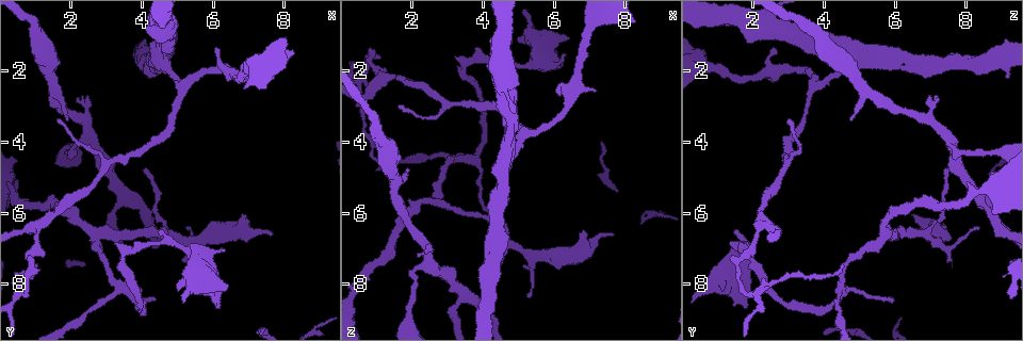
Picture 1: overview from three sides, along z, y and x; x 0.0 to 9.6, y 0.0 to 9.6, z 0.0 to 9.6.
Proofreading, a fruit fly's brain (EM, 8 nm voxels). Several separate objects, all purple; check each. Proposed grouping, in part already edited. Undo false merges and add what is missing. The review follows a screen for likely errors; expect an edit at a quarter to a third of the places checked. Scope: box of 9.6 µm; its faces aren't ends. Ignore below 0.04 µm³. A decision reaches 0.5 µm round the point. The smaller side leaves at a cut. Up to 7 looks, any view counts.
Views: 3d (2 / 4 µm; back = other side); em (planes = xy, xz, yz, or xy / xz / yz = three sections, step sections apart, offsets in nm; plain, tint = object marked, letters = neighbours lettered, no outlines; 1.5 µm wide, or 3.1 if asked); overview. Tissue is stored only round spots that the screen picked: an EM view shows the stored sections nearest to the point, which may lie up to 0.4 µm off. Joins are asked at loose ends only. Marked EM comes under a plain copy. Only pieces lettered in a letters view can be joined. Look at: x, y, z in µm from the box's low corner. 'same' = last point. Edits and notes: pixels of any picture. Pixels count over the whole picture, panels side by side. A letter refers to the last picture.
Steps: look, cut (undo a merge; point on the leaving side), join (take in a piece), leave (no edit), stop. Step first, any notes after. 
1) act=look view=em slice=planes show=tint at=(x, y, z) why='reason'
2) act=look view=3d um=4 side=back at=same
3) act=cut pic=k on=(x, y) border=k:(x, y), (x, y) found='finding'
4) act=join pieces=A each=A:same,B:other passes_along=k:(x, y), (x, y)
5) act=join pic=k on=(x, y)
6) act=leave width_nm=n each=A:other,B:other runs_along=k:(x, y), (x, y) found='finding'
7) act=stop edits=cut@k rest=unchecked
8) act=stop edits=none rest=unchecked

act=look view=em slice=planes show=letters at=(5.20, 6.40, 8.35) why='an open end'

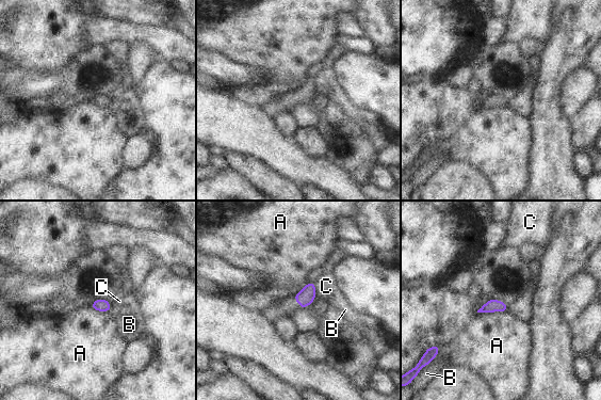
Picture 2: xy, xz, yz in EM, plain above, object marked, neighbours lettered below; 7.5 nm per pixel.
act=leave each=A:other,B:other,C:other found='no lettered piece goes on from it'

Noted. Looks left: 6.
act=look view=em slice=planes show=letters at=(1.85, 3.35, 4.75) why='an open end'

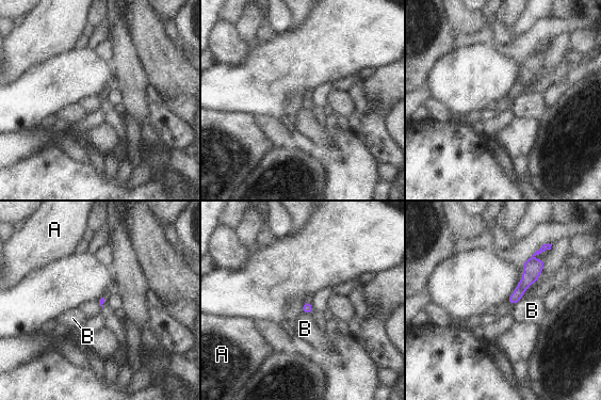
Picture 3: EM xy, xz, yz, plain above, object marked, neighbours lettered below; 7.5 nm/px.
act=leave each=A:other,B:other runs_along=3:(540, 262), (532, 271), (513, 301) found='none of them fits'

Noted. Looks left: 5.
act=look view=em slice=planes show=tint at=(5.20, 2.40, 3.70)

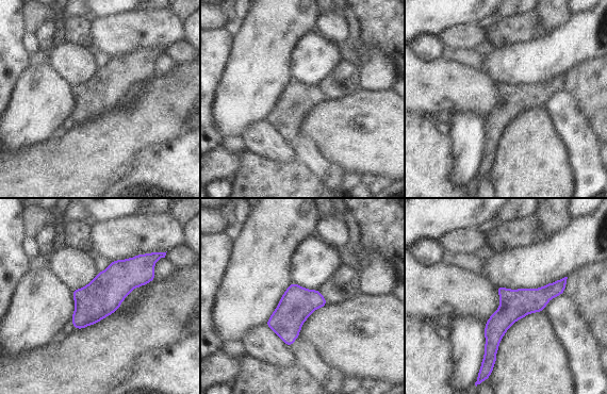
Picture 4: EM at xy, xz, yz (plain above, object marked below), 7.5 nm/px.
act=look view=em slice=planes show=letters at=same why='what lies round it'

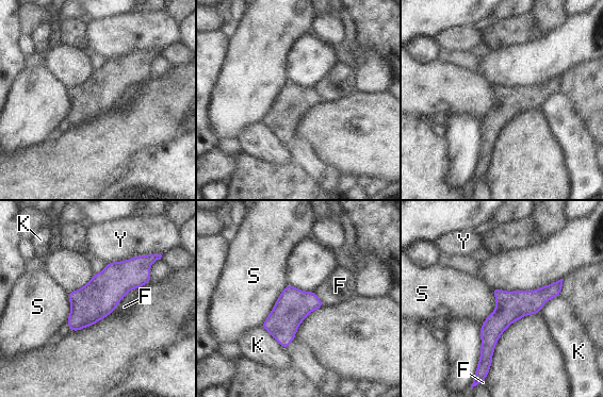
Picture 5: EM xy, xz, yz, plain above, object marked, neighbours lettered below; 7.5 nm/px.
act=leave each=F:other,K:other,S:other,Y:other border=5:(149, 281), (131, 288), (112, 312) found='one cell here'

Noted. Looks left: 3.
act=stop edits=none rest=unchecked

